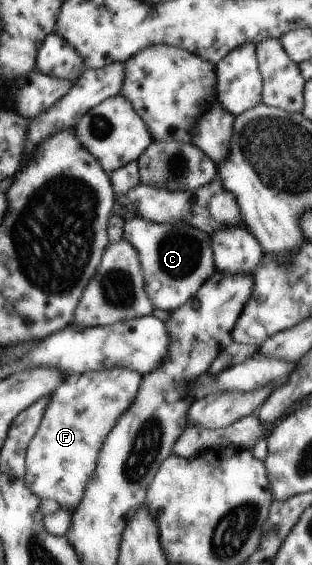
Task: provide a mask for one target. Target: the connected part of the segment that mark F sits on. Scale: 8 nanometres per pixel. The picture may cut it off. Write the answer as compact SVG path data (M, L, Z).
M112 368L69 374L50 397L38 431L26 453L26 485L41 500L53 499L72 514L96 469L104 439L118 417L132 405L141 375L131 369Z

